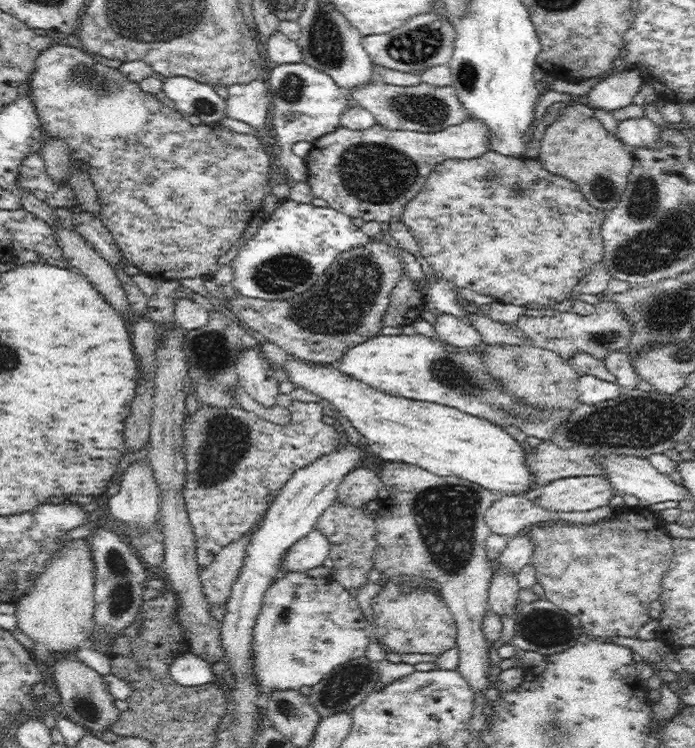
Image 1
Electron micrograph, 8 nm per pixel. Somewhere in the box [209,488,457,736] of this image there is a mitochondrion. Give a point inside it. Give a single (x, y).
(345, 684)

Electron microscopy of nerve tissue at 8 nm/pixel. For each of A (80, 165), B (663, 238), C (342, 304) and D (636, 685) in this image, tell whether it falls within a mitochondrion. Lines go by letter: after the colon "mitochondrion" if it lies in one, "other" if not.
A: other
B: mitochondrion
C: mitochondrion
D: other

